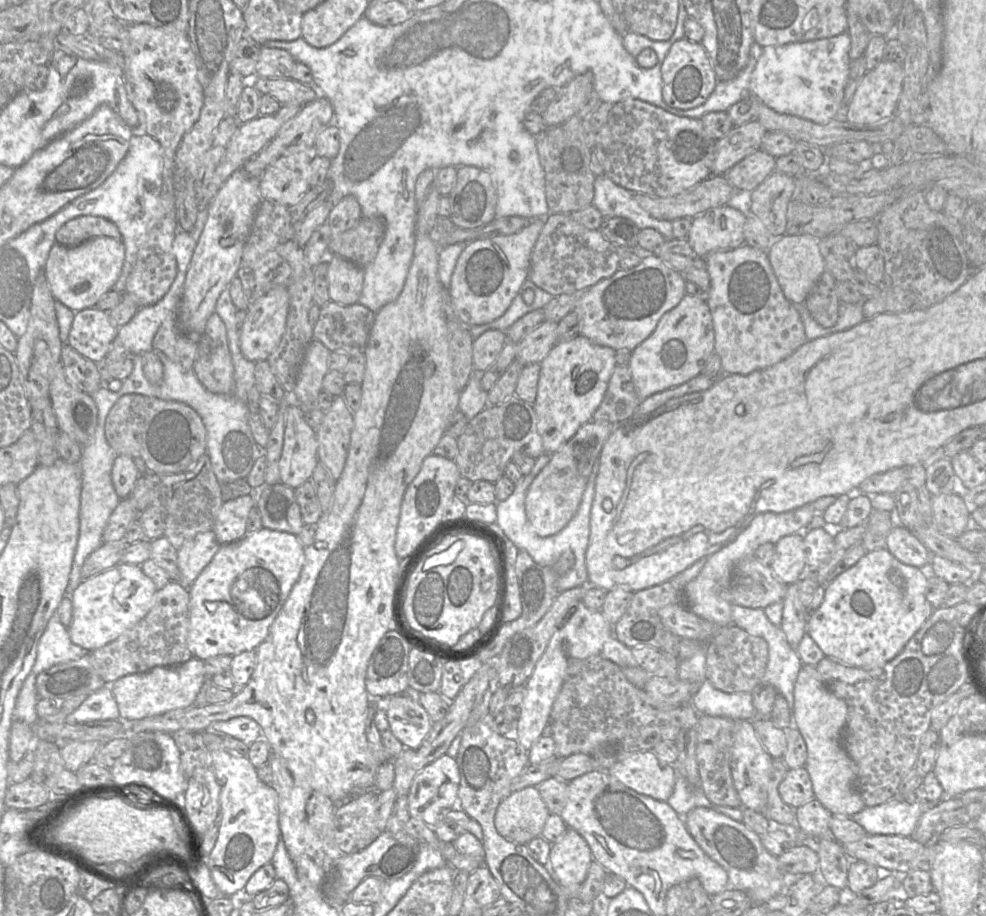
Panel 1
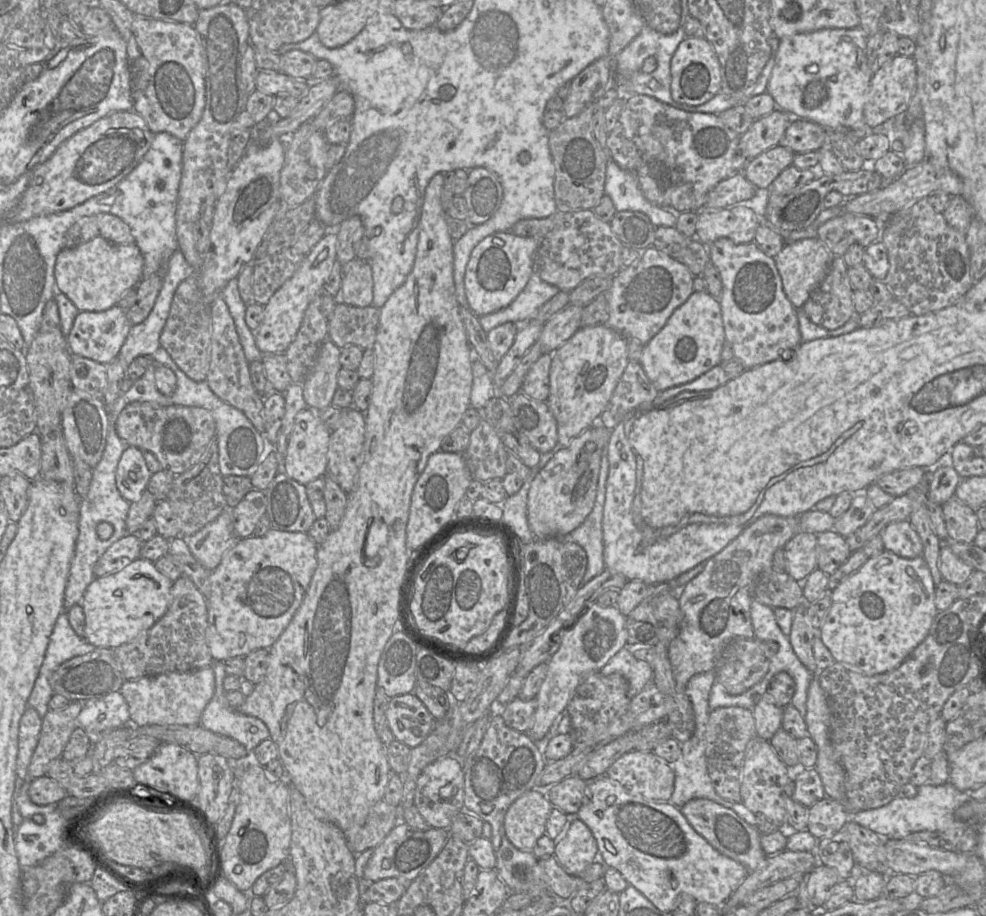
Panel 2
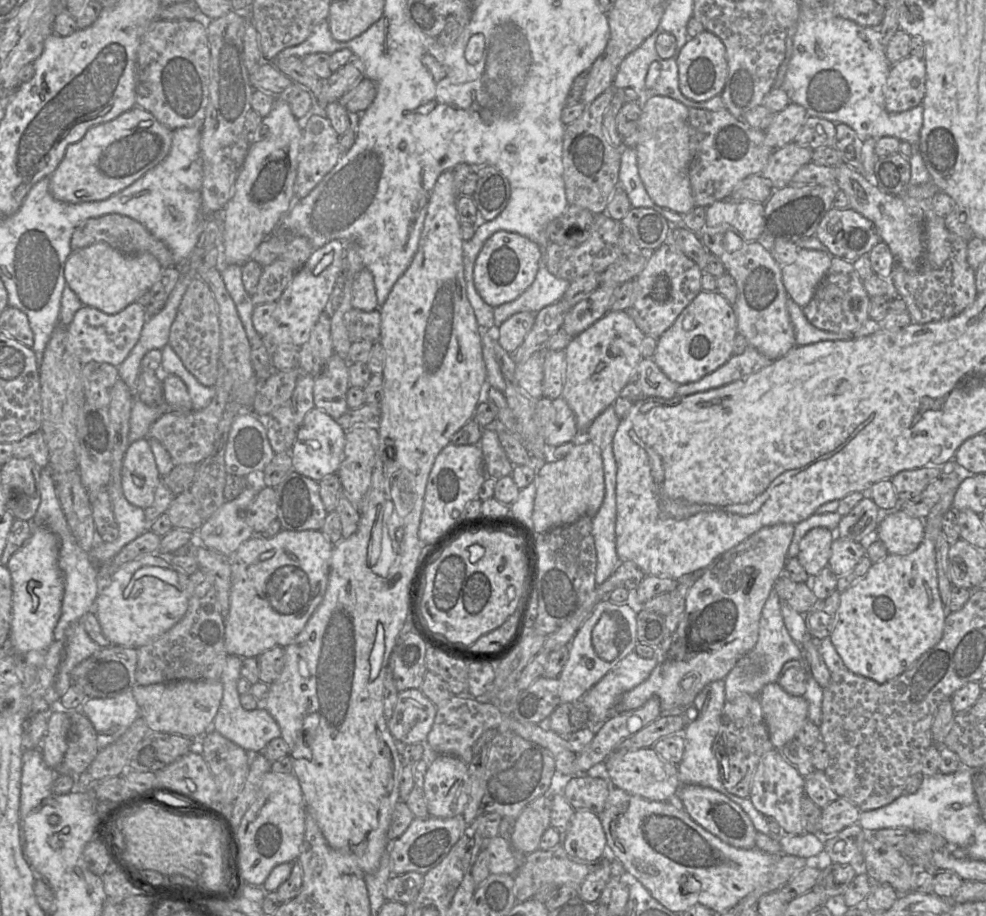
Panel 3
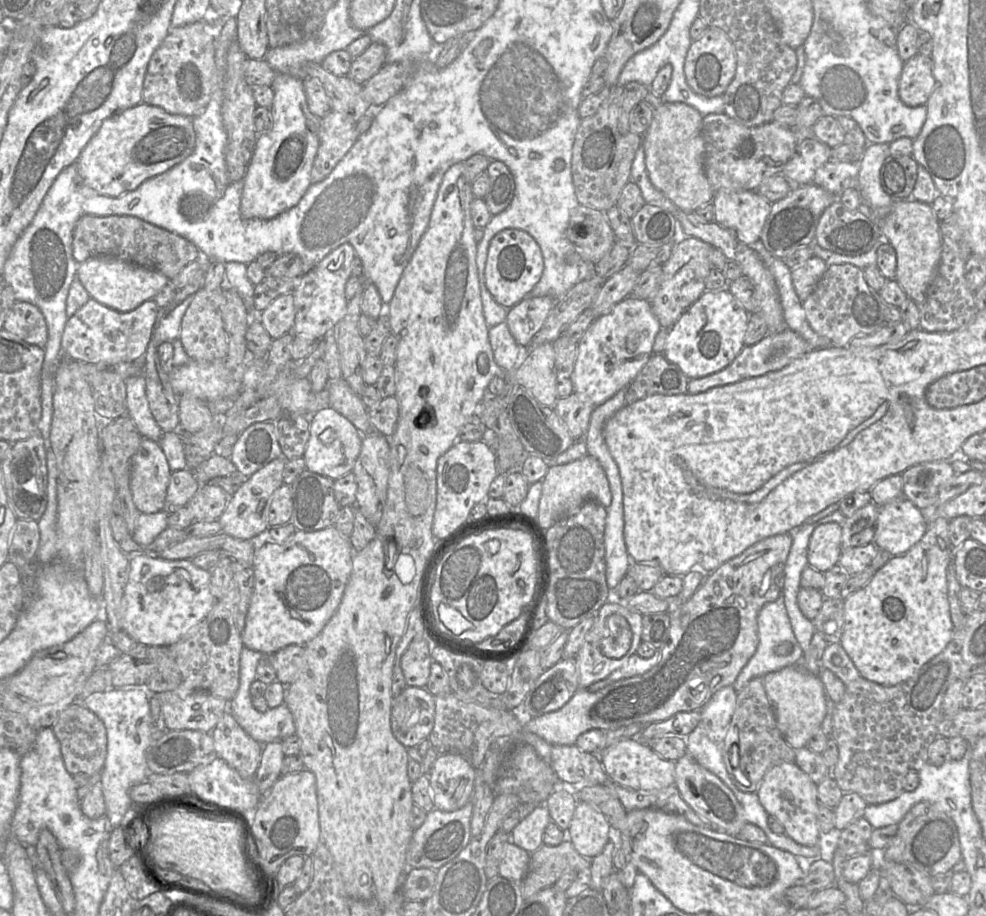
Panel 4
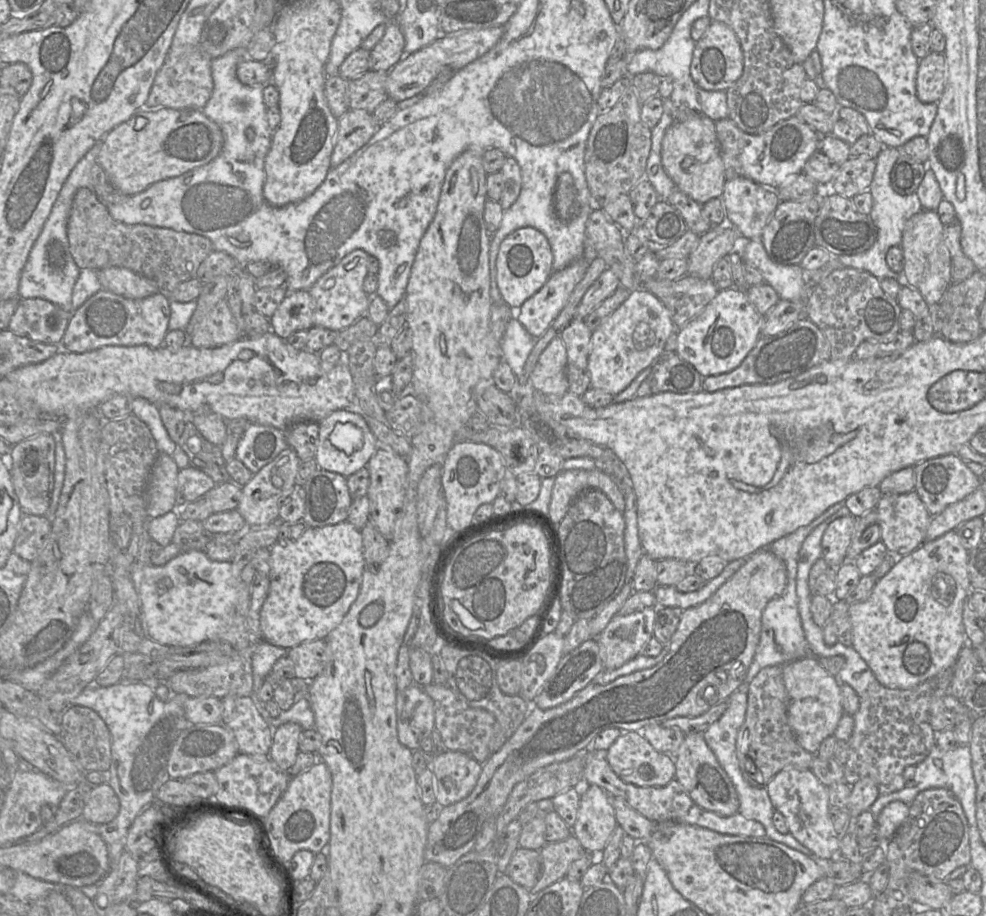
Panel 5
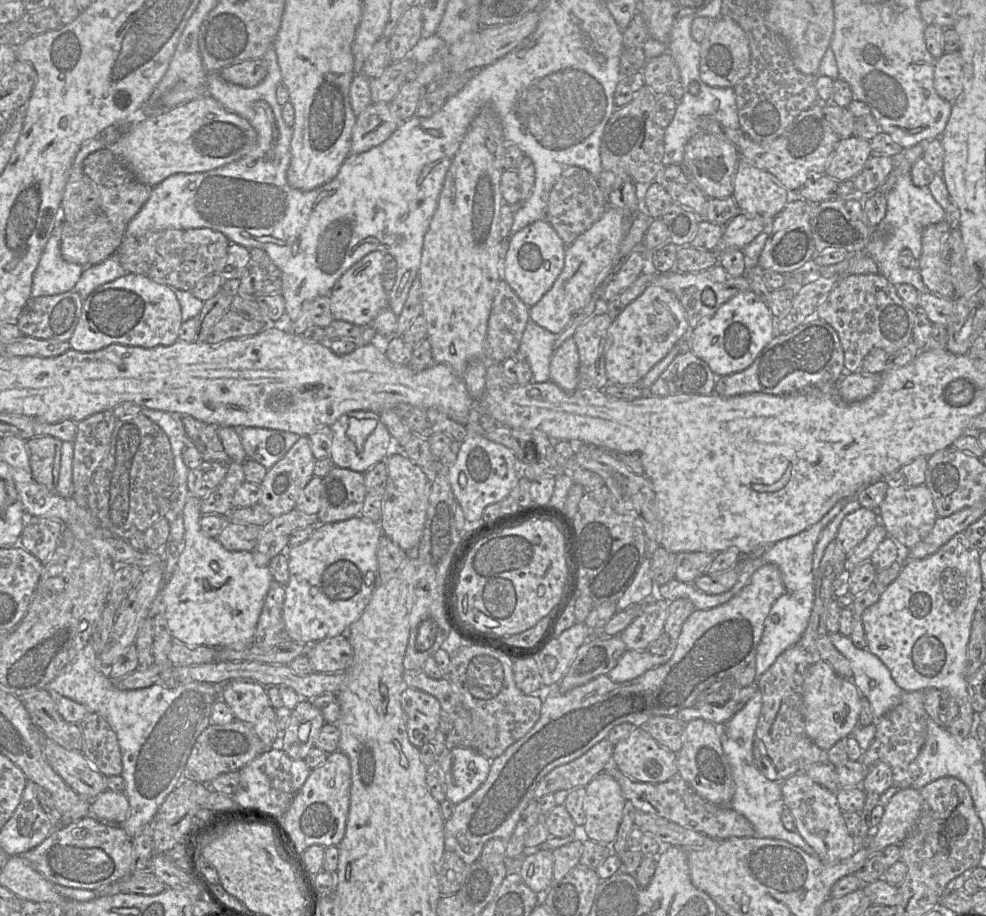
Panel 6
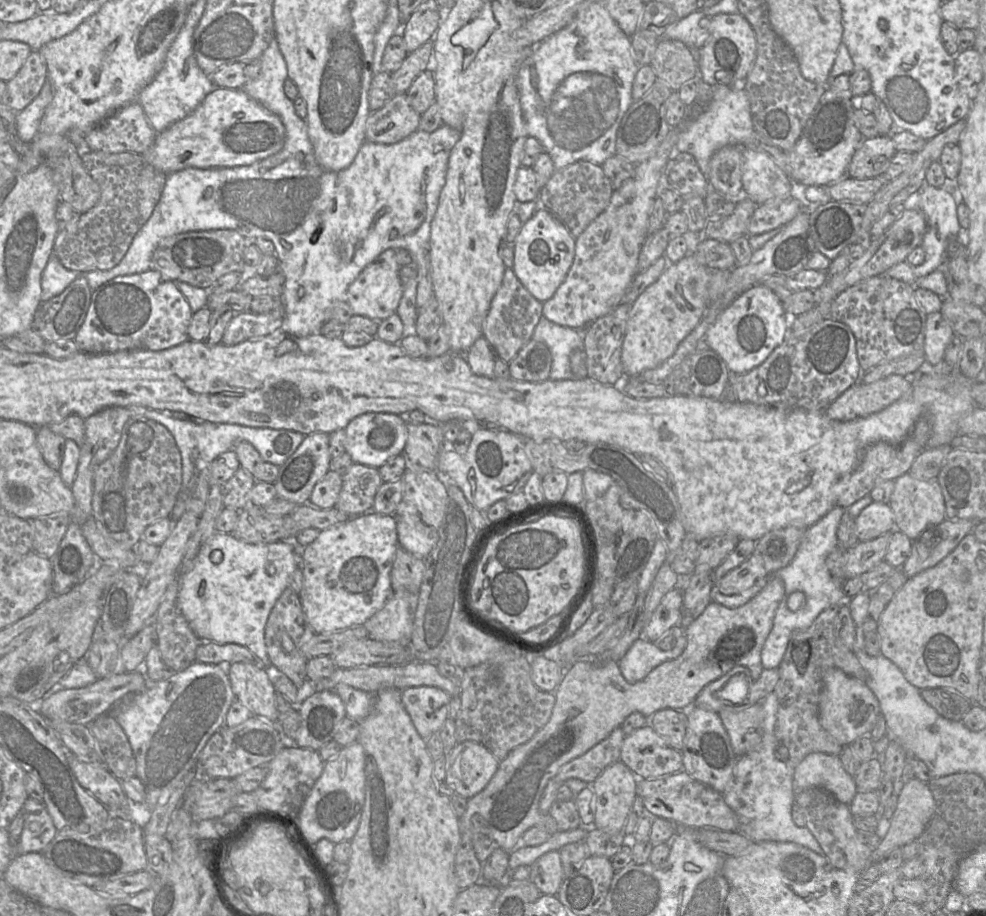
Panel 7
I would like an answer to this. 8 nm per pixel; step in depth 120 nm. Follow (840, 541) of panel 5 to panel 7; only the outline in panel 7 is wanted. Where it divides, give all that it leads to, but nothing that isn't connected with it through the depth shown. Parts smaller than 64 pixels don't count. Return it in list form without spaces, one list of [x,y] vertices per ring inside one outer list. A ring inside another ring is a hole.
[[[873,502],[855,518],[858,542],[875,539],[895,530],[895,516],[888,504]]]

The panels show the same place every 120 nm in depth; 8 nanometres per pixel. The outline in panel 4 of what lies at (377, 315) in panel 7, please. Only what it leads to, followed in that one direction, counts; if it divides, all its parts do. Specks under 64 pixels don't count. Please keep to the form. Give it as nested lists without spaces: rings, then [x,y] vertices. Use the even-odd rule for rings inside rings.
[[[342,244],[300,277],[292,293],[296,314],[290,333],[322,339],[344,317],[348,302],[345,297],[345,286],[351,276],[356,257],[358,256],[351,244]]]

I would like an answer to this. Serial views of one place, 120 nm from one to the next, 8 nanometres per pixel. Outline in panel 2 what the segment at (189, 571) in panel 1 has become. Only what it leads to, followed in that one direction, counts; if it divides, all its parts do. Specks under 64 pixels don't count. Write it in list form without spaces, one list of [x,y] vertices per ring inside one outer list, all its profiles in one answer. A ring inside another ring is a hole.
[[[226,507],[212,522],[186,538],[187,546],[194,558],[206,569],[212,571],[220,563],[224,553],[233,547],[240,539],[234,532],[233,507]]]

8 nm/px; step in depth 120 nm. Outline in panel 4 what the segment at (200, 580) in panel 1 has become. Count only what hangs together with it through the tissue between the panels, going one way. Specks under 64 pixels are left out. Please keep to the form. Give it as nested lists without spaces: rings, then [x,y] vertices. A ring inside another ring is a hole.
[[[329,526],[313,532],[297,530],[282,543],[266,543],[262,547],[255,549],[252,567],[254,573],[254,589],[248,607],[245,625],[241,632],[244,647],[263,654],[274,654],[288,645],[305,645],[315,638],[335,614],[341,603],[345,588],[352,572],[353,556],[354,550],[350,544],[349,537],[342,535],[335,526]]]

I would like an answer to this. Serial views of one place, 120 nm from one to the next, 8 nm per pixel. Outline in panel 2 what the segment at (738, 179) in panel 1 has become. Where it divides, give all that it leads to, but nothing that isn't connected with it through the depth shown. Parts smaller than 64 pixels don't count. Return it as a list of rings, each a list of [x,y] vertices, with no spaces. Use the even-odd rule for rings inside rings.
[[[774,146],[749,160],[742,173],[757,188],[767,189],[784,169],[793,164],[794,155],[788,147]]]

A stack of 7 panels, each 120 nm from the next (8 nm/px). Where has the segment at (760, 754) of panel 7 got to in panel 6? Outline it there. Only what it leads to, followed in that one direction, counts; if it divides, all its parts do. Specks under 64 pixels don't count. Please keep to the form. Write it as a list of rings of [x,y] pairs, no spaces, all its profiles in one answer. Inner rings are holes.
[[[757,692],[741,710],[719,726],[722,749],[729,763],[734,782],[734,795],[729,805],[751,823],[755,832],[754,836],[784,840],[808,855],[817,857],[815,850],[803,840],[797,831],[786,830],[781,822],[781,813],[785,808],[781,782],[767,779],[754,764],[753,744],[761,708],[762,696],[760,692]]]

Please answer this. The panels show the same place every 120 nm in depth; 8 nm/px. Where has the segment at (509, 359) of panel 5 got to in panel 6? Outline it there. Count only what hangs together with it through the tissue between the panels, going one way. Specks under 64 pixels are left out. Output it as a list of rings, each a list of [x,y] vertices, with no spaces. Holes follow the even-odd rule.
[[[529,320],[522,336],[518,352],[527,360],[534,383],[551,380],[550,361],[554,353],[557,335]]]

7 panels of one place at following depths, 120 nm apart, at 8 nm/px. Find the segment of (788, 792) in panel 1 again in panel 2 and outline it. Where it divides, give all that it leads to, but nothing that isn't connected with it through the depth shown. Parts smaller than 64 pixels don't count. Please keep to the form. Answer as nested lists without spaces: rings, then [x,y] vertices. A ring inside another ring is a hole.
[[[799,769],[793,772],[794,792],[792,799],[809,808],[826,797],[818,772],[813,769]]]

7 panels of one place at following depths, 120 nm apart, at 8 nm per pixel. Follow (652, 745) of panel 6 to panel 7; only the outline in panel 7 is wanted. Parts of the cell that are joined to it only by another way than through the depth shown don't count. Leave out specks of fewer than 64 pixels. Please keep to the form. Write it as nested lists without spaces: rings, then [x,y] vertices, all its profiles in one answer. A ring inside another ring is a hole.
[[[648,723],[625,737],[619,760],[638,779],[658,778],[682,771],[682,754],[670,747]]]

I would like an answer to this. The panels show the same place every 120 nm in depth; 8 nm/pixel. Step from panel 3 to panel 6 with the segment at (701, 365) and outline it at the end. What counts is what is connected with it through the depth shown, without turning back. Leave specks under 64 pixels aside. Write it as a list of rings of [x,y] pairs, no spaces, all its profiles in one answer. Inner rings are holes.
[[[747,290],[722,304],[714,315],[697,324],[686,337],[688,349],[705,361],[714,374],[728,376],[748,368],[775,335],[775,319],[766,303]]]

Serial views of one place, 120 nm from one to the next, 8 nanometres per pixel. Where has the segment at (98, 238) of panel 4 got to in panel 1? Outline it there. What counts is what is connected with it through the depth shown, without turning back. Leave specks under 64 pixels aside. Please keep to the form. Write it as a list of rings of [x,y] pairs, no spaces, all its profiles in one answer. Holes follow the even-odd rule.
[[[86,215],[69,220],[55,235],[56,243],[63,246],[76,246],[95,237],[121,239],[121,233],[110,220]]]

